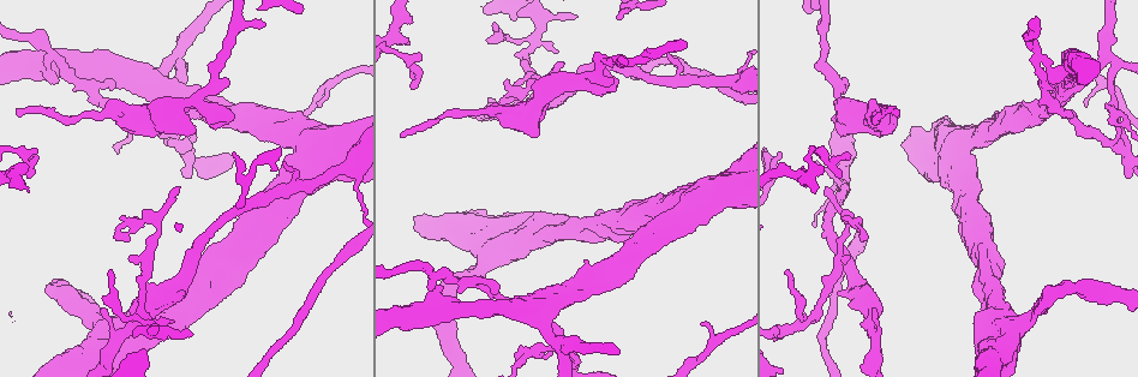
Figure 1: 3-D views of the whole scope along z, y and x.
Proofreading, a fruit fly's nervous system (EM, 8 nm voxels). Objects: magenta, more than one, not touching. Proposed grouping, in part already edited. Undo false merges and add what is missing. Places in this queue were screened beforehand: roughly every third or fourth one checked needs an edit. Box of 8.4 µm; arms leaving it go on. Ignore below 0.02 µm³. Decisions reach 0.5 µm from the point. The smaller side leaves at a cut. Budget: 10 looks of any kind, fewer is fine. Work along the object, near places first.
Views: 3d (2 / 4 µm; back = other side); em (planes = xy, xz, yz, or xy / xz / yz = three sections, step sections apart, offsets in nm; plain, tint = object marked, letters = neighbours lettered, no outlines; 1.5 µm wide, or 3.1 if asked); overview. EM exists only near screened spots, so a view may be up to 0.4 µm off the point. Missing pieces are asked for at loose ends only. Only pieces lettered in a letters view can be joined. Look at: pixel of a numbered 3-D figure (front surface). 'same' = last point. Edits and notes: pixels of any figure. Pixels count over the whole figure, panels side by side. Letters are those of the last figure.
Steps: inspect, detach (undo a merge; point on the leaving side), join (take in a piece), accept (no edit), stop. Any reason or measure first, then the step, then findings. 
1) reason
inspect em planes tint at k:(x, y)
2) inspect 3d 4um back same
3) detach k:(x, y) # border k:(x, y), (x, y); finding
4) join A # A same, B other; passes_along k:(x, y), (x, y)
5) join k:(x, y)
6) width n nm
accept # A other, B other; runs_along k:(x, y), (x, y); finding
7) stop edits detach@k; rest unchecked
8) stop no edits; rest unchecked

inspect 3d 4um at 1:(285, 162)

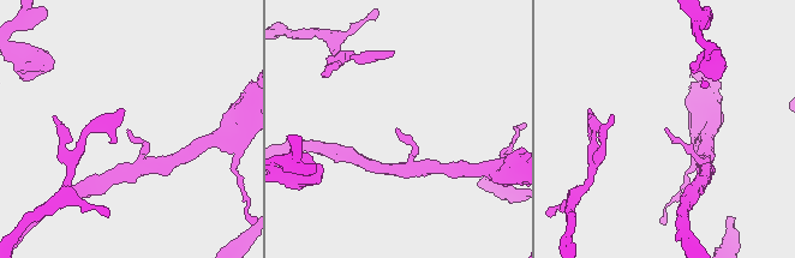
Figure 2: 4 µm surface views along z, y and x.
need the tissue
inspect em xy step 4 letters at 2:(667, 130)

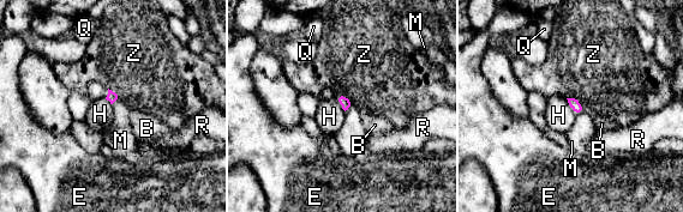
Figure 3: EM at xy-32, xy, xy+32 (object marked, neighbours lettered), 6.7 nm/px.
cut it another way
inspect em planes letters same

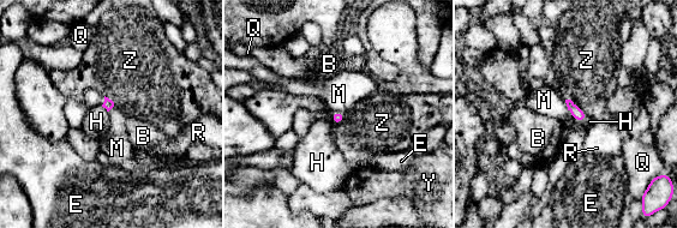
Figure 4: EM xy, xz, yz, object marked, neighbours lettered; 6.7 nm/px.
longest_contact Z 200 nm
accept # B other, E other, H other, M other, Q other, R other, Y other, Z other; none of them fits

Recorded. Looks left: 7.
free end
inspect 3d 2um at 1:(194, 131)

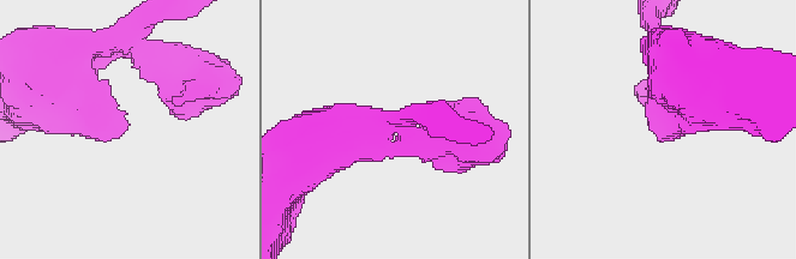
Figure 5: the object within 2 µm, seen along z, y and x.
inspect em planes plain at 5:(125, 120)

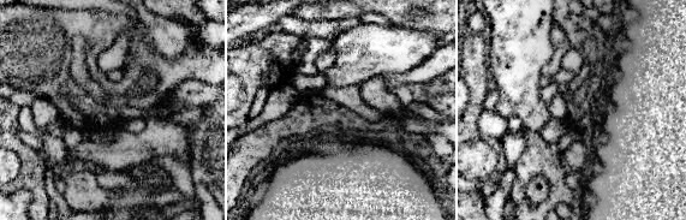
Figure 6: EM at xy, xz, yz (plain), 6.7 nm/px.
see the neighbours
inspect em planes letters same

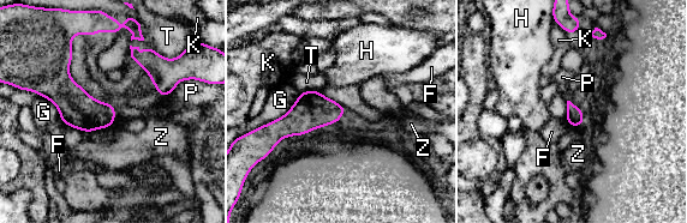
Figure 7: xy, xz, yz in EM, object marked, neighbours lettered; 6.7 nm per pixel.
accept # F other, G other, H other, K other, P other, T other, Z other; border 7:(565, 120), (572, 126); none of them fits

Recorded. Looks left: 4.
an open end
inspect 3d 4um back at 1:(130, 255)

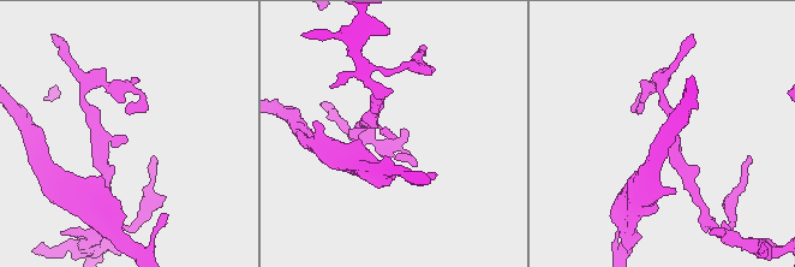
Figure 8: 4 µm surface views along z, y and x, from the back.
inspect em planes letters at 8:(124, 137)

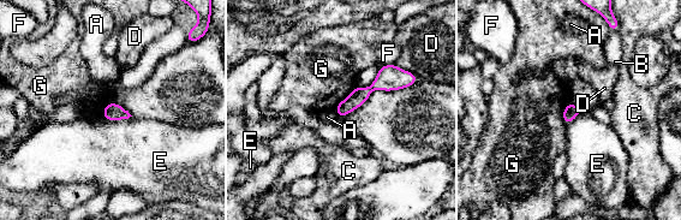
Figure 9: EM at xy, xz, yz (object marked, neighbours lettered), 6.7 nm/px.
accept # A other, B other, C other, D other, E other, F other, G other; runs_along 9:(407, 81), (383, 81), (339, 110); none of them fits

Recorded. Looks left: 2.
abrupt turn
inspect em planes letters at 1:(185, 150)

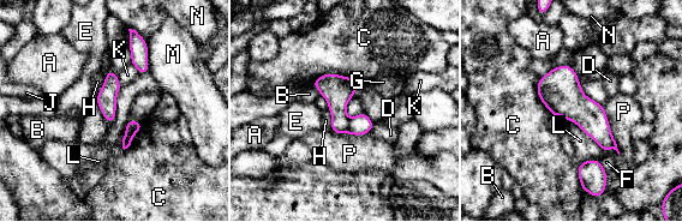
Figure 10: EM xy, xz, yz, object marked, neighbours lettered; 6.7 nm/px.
width 130 nm
detach 10:(337, 90) # A other, B other, C other, D other, E other, F other, G other, H other, J other, K other, L other, M other, N other, P other; border 10:(350, 119), (347, 131); a second neuron is stuck on

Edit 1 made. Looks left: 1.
stop edits detach@10; rest unchecked

